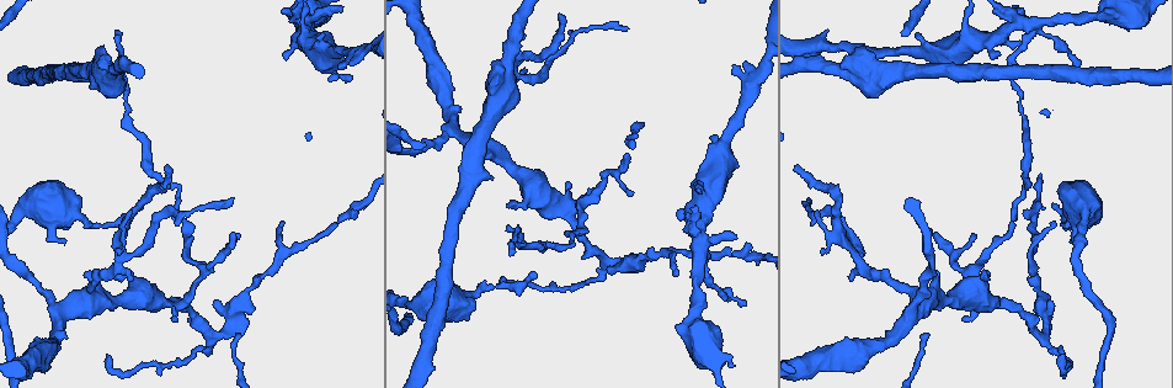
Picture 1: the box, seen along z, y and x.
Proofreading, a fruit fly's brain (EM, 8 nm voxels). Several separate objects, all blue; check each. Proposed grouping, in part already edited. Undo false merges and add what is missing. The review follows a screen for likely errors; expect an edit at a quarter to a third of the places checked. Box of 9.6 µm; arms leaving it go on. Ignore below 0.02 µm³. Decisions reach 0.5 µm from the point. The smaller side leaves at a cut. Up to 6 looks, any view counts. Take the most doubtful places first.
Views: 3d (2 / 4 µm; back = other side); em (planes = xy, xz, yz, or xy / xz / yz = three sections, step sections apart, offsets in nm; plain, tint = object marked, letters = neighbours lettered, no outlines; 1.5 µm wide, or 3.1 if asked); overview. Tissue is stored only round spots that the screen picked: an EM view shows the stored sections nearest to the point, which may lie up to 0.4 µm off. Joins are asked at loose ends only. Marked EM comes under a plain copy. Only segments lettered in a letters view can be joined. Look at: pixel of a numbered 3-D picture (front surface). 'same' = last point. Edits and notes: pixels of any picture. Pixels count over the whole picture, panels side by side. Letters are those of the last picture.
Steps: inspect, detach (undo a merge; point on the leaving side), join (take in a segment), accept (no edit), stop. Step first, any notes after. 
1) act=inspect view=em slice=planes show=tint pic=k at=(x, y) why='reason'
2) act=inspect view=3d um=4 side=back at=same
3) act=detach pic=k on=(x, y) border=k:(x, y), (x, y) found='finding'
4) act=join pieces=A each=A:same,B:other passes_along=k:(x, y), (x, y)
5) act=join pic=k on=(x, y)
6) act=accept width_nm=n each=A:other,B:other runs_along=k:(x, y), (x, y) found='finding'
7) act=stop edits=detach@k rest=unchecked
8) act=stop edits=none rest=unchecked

act=inspect view=em slice=planes show=letters pic=1 at=(525, 33) why='branch stops here'

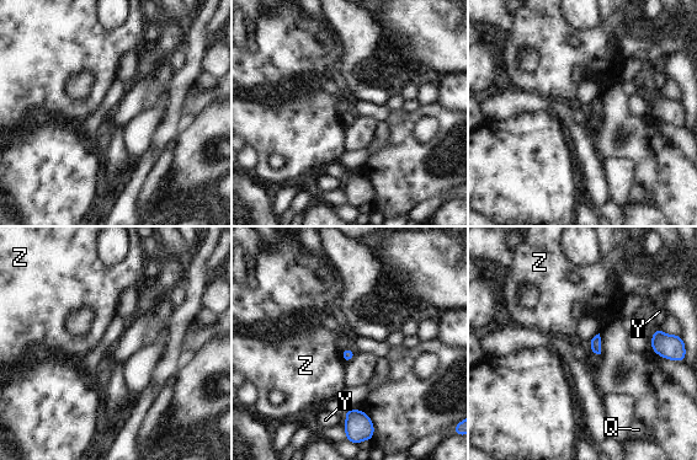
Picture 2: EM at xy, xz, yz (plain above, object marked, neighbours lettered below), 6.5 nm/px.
act=accept each=Q:other,Y:other,Z:other border=2:(340, 351), (345, 363) found='no lettered segment goes on from it'

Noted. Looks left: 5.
act=inspect view=3d um=4 pic=1 at=(284, 54) why='branch stops here'

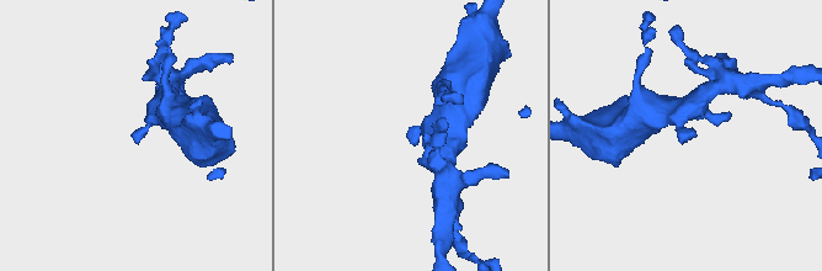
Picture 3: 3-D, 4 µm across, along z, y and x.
act=inspect view=em slice=xy step=4 show=letters pic=3 at=(138, 136)

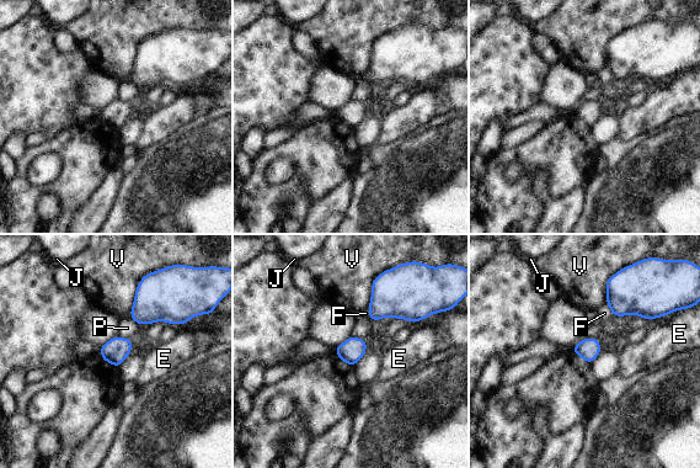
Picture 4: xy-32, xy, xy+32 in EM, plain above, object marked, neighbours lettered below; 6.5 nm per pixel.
act=accept each=E:other,F:other,J:other,P:other,V:other border=4:(598, 338), (582, 339) found='none of them fits'

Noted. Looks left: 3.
act=inspect view=3d um=2 pic=1 at=(500, 281)

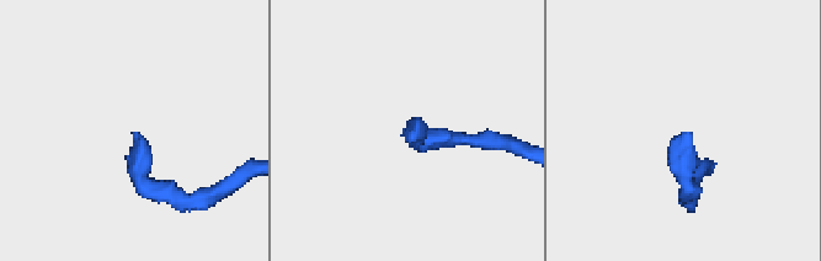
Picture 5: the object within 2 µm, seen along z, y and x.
act=inspect view=em slice=planes show=letters pic=5 at=(408, 139) why='need the tissue'

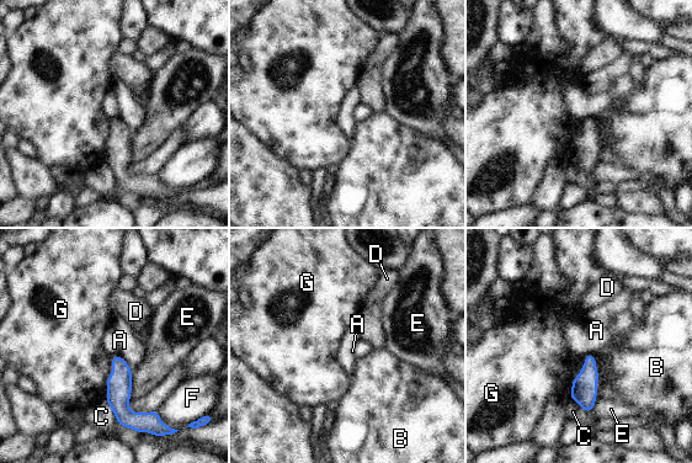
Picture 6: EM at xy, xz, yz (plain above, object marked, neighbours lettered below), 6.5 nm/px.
act=accept width_nm=160 each=A:other,B:other,C:other,D:other,E:other,F:other,G:other found='none of them fits'

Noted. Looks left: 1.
act=stop edits=none rest=unchecked

